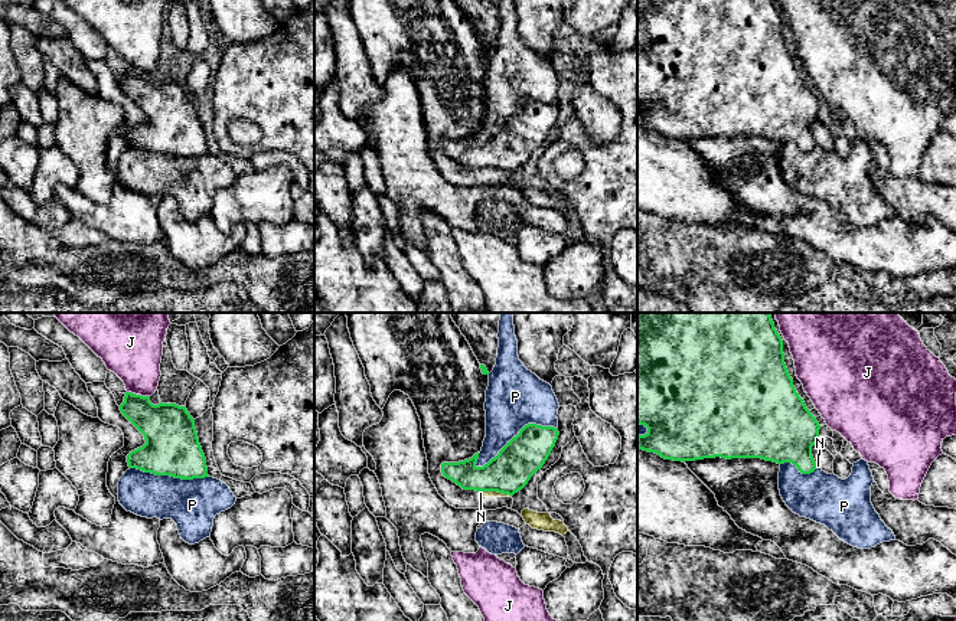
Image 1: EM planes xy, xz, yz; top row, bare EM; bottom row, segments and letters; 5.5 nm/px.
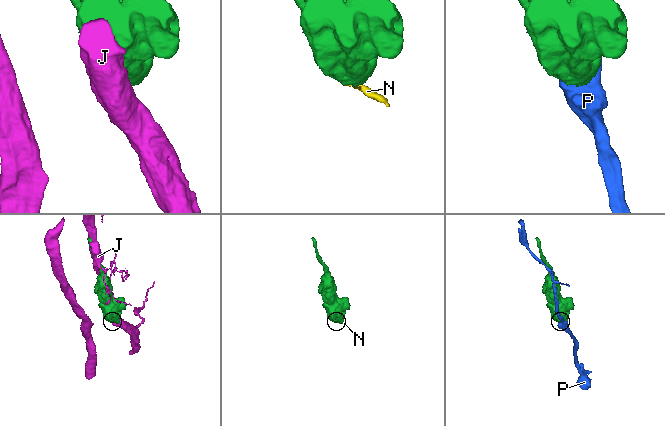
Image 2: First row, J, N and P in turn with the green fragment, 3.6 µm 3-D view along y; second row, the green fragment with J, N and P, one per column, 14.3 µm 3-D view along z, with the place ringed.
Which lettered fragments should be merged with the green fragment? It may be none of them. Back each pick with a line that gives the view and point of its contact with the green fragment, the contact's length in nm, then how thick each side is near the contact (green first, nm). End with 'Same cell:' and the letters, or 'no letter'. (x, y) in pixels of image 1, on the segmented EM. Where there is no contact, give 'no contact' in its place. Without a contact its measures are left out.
Same cell: no letter

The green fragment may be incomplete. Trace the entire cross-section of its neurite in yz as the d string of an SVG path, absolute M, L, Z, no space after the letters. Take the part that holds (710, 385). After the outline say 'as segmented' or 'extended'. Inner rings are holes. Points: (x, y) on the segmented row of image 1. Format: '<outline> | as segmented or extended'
M637 313L637 424L647 428L645 435L637 437L637 450L655 452L665 460L761 458L777 464L792 463L802 474L816 470L812 447L818 442L820 425L793 386L784 363L783 340L770 313Z | as segmented

